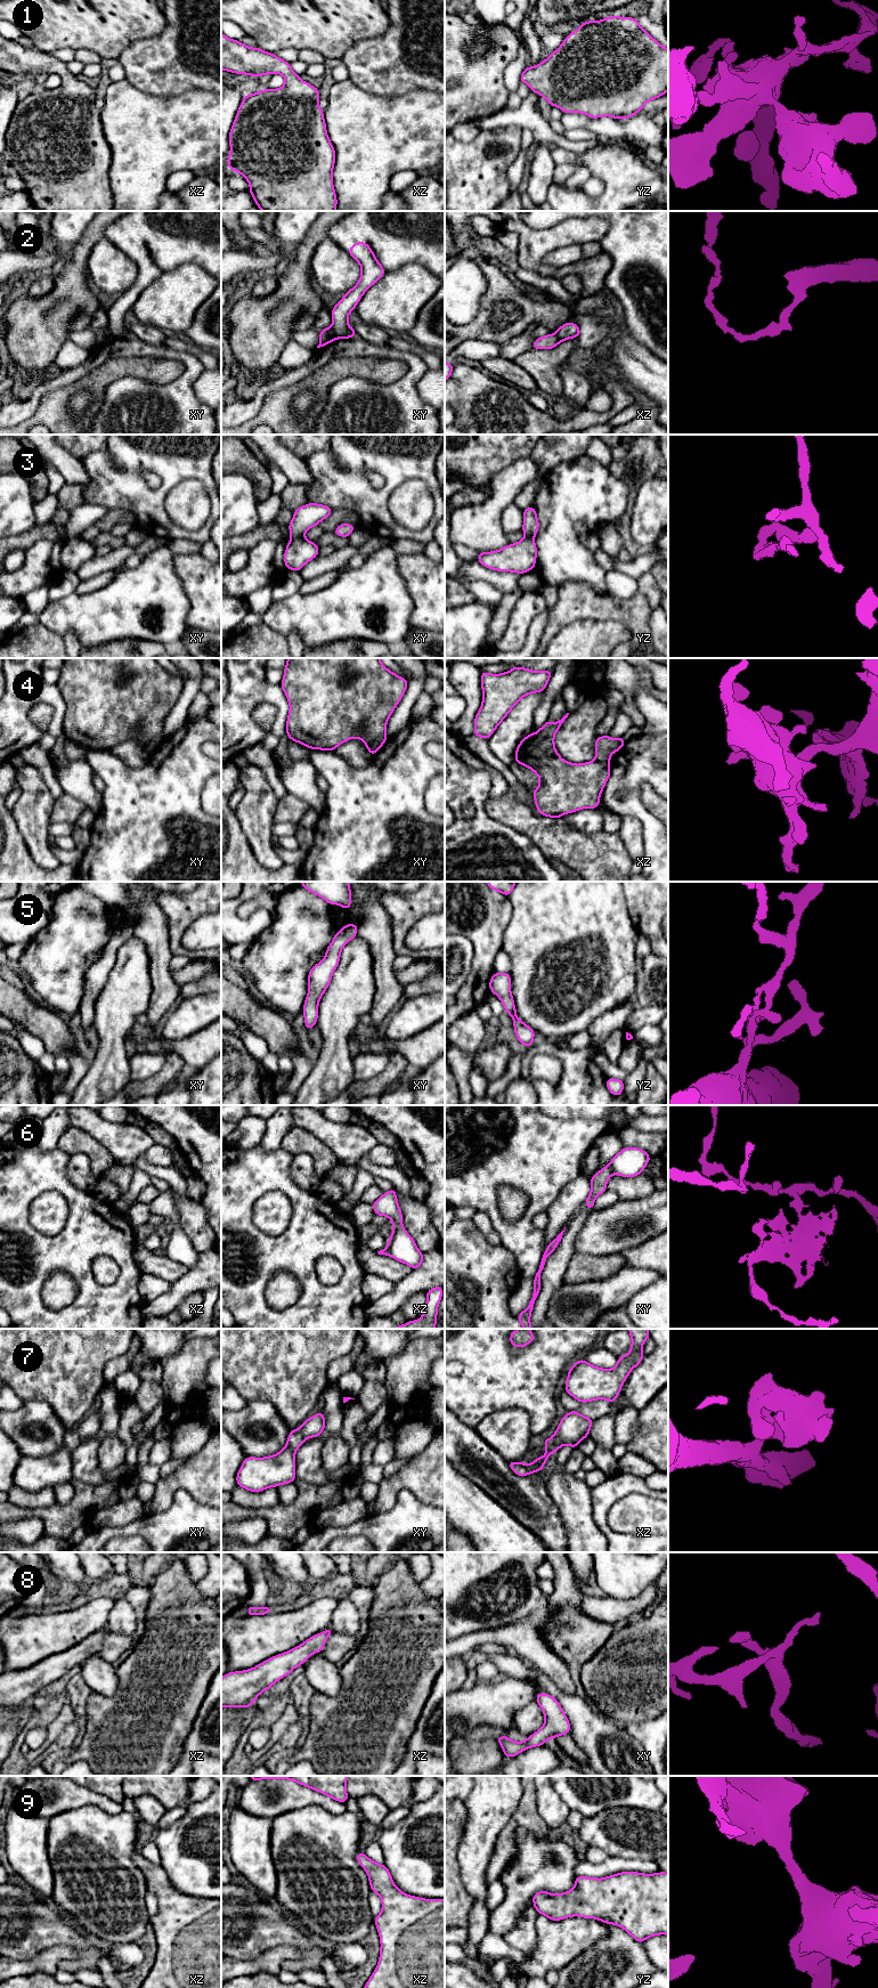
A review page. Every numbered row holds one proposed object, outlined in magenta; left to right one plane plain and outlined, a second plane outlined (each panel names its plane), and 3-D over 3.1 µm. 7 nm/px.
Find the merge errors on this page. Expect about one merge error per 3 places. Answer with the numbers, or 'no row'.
2, 3, 4, 6

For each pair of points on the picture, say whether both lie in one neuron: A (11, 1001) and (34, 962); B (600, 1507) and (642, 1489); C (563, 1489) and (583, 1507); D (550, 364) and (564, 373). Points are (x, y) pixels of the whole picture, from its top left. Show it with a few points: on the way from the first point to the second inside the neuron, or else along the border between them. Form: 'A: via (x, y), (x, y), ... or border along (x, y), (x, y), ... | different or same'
A: border along (29, 989), (40, 1001), (49, 1006) | different
B: via (610, 1496), (619, 1487), (632, 1487) | same
C: via (568, 1493), (578, 1503) | same
D: border along (558, 372), (564, 398) | different

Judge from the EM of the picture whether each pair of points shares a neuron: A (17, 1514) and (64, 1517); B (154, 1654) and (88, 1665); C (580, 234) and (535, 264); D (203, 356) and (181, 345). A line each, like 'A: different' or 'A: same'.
A: same
B: different
C: same
D: same

